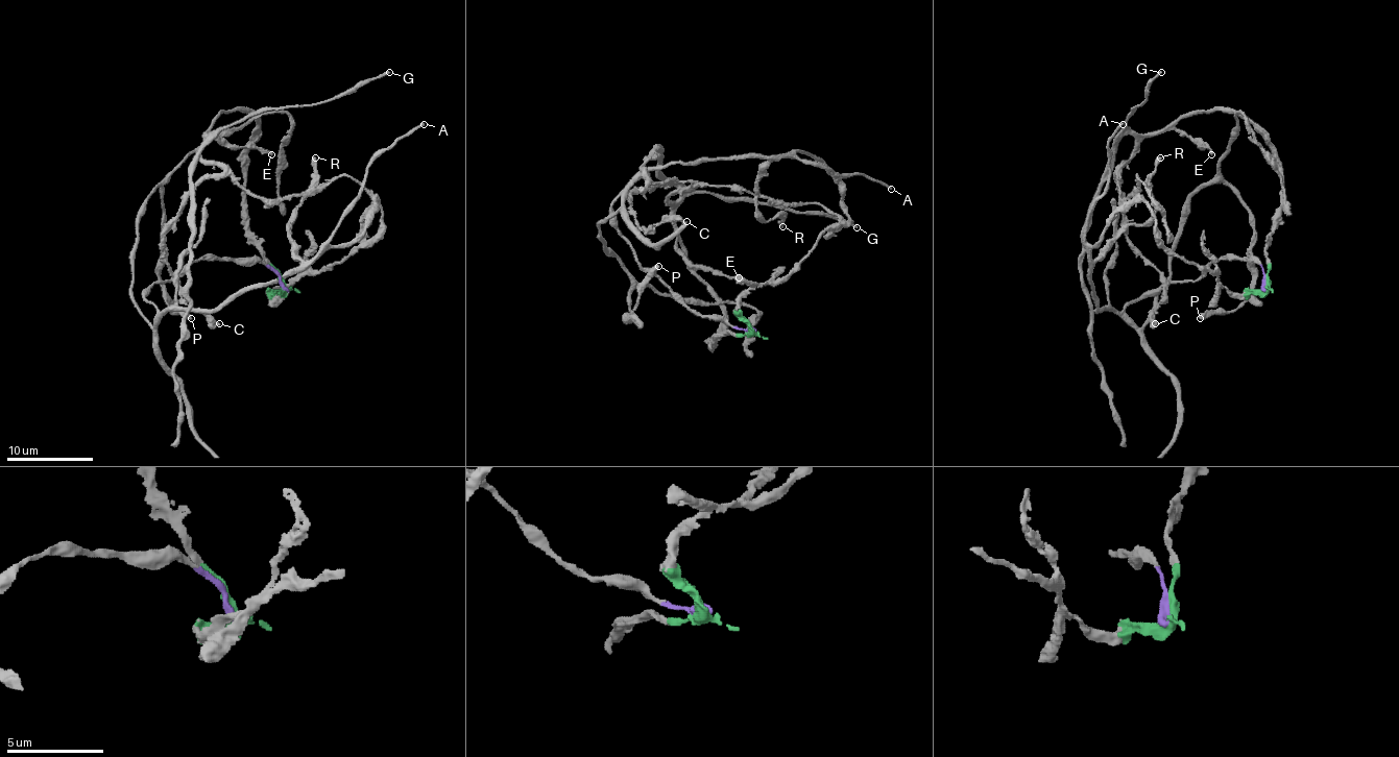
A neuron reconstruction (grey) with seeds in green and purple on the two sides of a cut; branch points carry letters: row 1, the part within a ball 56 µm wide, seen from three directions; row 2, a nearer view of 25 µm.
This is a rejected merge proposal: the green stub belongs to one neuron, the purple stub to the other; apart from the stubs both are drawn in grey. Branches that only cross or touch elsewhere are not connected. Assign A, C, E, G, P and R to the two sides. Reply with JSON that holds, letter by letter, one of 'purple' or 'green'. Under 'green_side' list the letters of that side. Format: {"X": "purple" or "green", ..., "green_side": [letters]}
{"A": "purple", "C": "green", "E": "green", "G": "green", "P": "purple", "R": "purple", "green_side": ["C", "E", "G"]}

